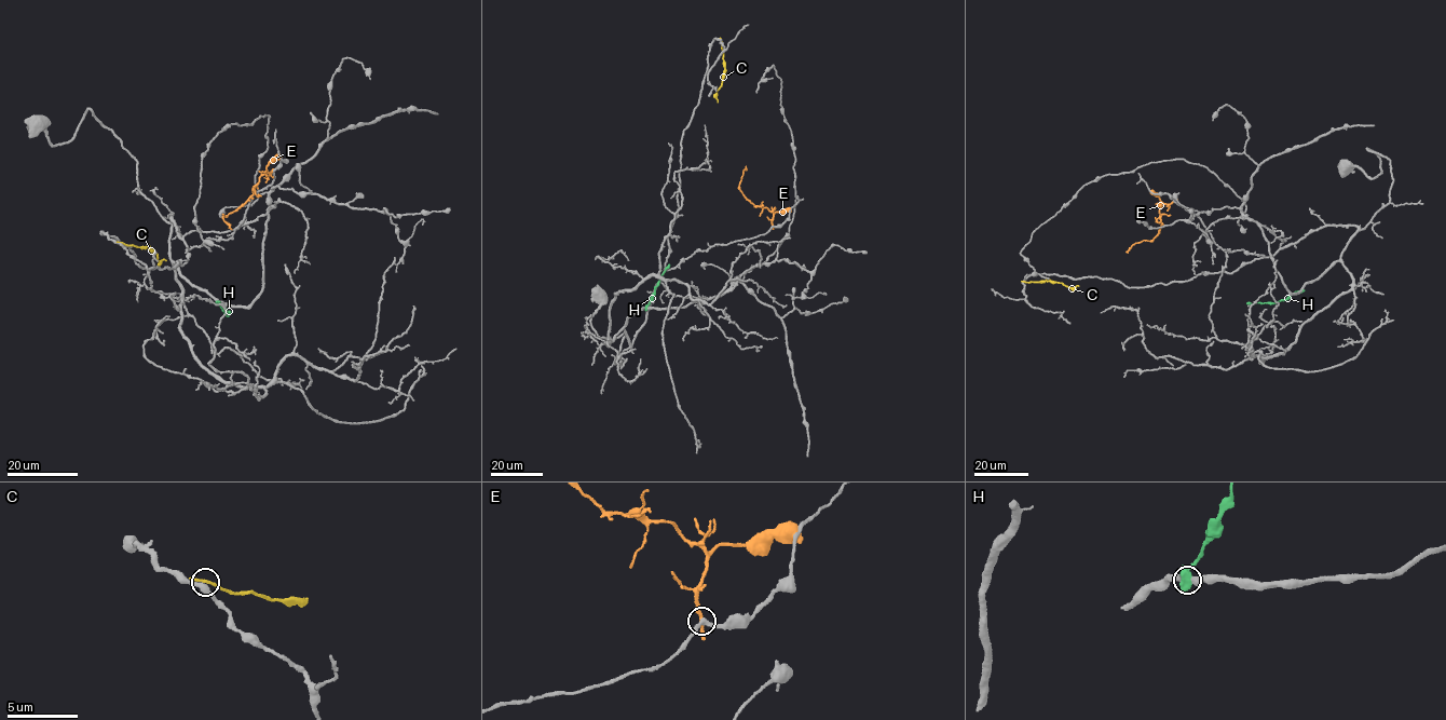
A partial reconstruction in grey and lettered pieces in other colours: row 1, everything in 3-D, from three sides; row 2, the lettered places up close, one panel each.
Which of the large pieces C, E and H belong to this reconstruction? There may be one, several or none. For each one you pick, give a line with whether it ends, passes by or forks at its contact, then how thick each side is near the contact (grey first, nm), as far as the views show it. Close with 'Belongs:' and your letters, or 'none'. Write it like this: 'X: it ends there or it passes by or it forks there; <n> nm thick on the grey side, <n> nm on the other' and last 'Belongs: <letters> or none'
Belongs: none

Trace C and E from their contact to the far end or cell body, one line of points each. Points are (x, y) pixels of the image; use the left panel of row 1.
C: (121, 242), (150, 247), (158, 261), (166, 260)
E: (272, 171), (260, 178), (248, 200), (226, 216), (222, 214), (231, 230)

